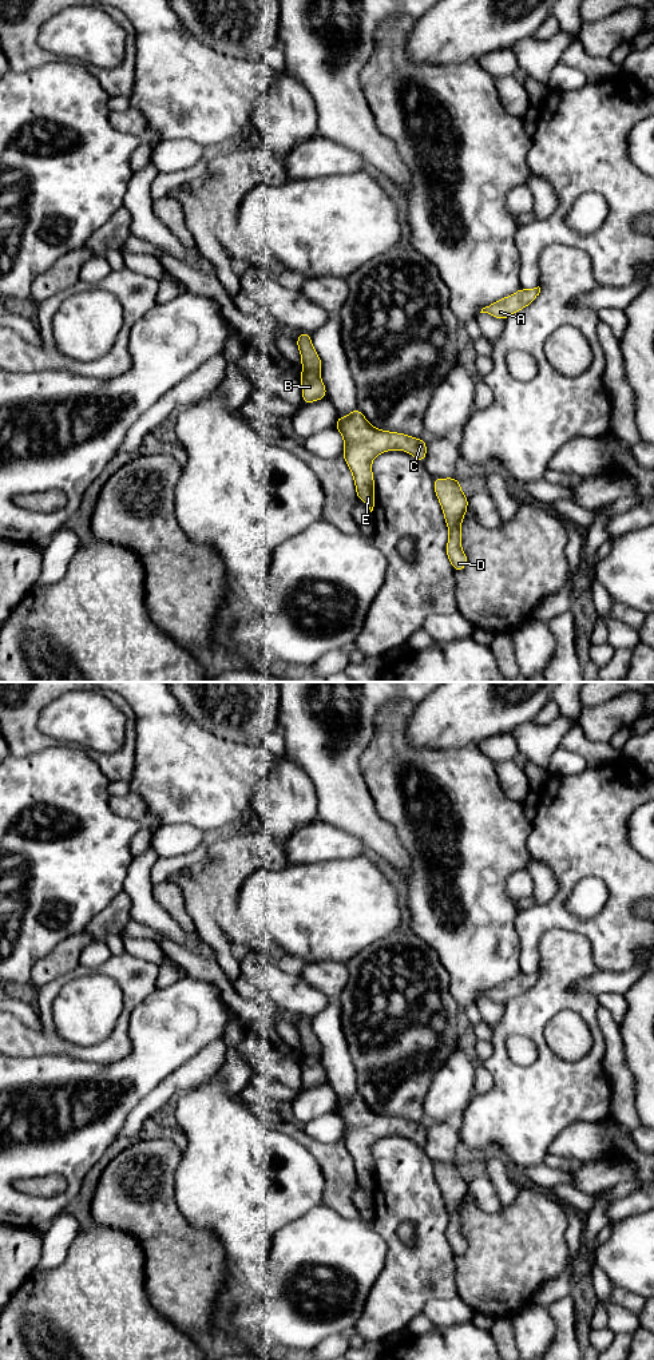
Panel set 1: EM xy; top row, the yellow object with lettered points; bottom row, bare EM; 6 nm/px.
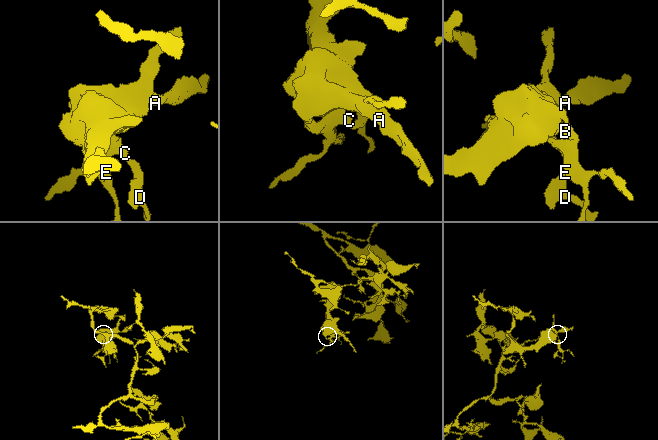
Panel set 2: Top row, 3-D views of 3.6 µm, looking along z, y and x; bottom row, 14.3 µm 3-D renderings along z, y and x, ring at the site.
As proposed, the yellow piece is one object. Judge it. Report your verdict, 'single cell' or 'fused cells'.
fused cells

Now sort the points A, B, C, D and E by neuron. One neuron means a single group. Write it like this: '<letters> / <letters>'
A / B C D E

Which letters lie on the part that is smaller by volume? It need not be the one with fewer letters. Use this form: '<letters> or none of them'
B, C, D, E

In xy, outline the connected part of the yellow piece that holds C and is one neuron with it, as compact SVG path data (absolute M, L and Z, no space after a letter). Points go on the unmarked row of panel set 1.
M358 1093L346 1102L337 1099L336 1114L344 1122L342 1142L353 1159L356 1181L370 1194L374 1192L373 1143L387 1135L397 1134L411 1138L420 1147L425 1146L427 1125L383 1115L372 1111Z

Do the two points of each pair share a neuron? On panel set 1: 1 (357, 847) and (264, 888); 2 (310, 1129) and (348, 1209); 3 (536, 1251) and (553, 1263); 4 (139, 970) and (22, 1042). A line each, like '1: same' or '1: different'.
1: different
2: different
3: same
4: same

